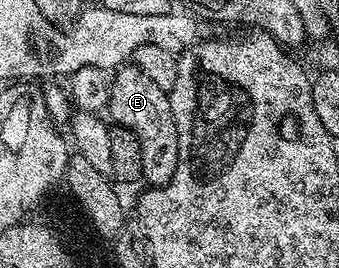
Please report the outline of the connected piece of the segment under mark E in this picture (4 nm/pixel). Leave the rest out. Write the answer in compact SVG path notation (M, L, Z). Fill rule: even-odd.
M124 64L114 71L111 83L110 121L115 126L124 126L137 136L141 144L141 160L143 161L143 178L152 187L158 188L170 182L181 157L181 139L179 127L171 111L171 100L168 91L157 88L145 72L141 72L133 64Z

